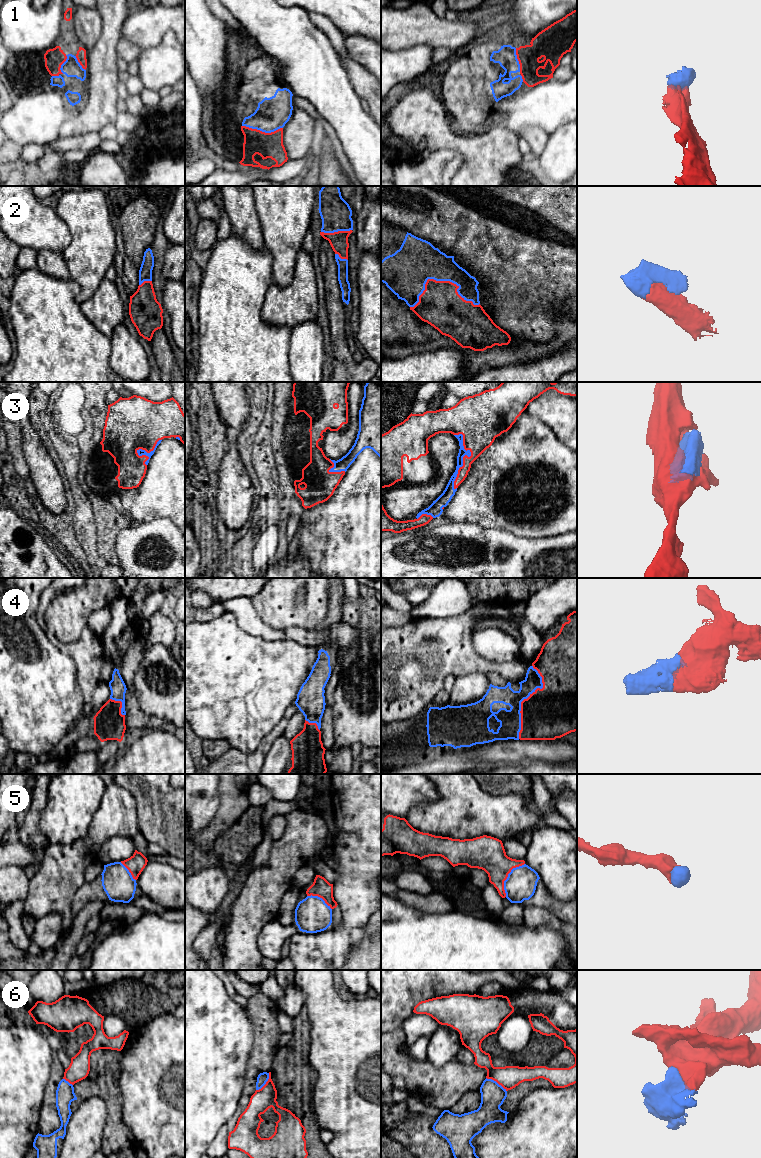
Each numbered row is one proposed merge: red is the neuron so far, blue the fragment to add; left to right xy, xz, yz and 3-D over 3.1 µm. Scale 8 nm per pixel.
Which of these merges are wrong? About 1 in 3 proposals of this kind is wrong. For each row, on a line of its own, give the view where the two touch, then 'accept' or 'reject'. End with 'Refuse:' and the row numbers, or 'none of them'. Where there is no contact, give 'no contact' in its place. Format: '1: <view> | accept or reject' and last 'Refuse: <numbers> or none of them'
1: xz | accept
2: yz | accept
3: yz | accept
4: yz | accept
5: yz | accept
6: yz | reject
Refuse: 6

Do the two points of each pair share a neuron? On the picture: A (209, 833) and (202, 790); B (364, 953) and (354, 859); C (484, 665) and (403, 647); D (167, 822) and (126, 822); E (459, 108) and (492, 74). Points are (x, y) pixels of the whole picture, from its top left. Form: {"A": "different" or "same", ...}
{"A": "different", "B": "different", "C": "same", "D": "different", "E": "same"}

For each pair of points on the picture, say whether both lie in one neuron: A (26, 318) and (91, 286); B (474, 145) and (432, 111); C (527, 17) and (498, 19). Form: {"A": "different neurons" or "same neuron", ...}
{"A": "different neurons", "B": "same neuron", "C": "same neuron"}

